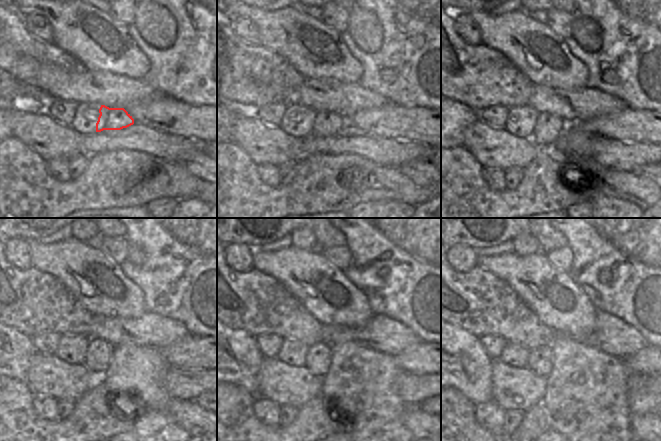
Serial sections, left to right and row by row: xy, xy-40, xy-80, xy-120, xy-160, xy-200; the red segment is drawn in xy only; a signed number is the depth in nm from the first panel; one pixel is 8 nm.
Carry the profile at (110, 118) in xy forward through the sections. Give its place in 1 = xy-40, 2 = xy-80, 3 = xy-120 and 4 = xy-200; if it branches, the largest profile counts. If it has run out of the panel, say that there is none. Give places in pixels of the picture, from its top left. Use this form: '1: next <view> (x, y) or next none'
1: next xy-40 (326, 124)
2: next xy-80 (548, 128)
3: next xy-120 (99, 352)
4: next xy-200 (539, 359)

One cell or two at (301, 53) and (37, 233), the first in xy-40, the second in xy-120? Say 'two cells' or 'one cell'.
two cells

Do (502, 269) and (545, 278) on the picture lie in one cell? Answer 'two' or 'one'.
one

